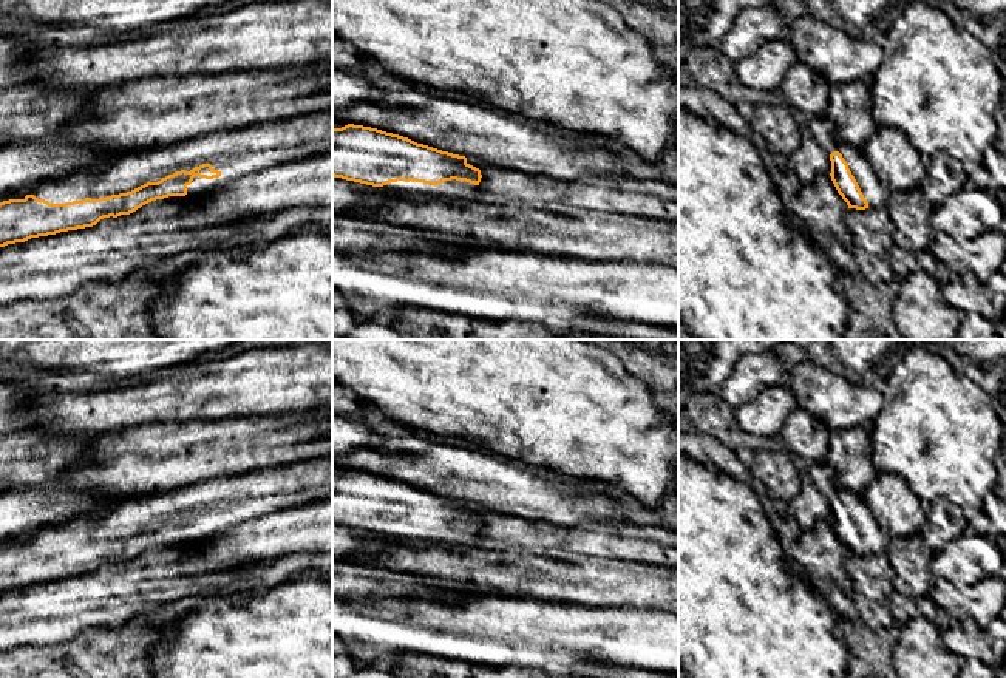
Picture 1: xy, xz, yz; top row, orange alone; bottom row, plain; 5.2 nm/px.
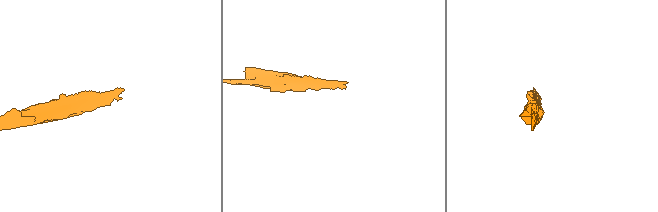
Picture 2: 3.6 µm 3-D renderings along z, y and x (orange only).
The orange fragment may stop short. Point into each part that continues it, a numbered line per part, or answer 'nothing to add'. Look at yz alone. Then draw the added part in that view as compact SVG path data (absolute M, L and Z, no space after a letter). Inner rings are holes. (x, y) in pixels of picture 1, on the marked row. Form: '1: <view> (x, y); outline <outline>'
1: yz (875, 193); outline M839 144L838 151L848 164L848 168L855 176L864 198L867 199L868 207L875 210L885 207L889 192L879 182L878 176L867 162L862 150L847 144Z

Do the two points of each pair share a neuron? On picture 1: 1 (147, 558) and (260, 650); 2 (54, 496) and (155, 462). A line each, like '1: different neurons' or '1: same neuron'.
1: different neurons
2: different neurons

